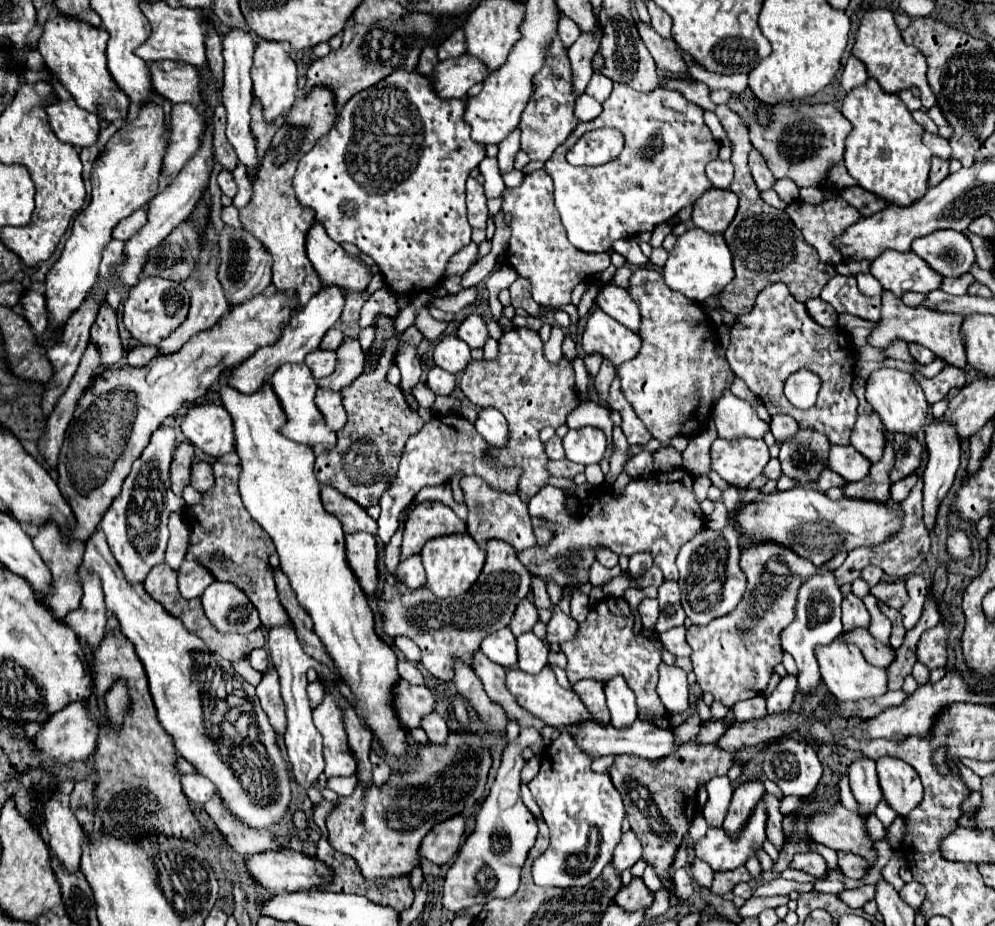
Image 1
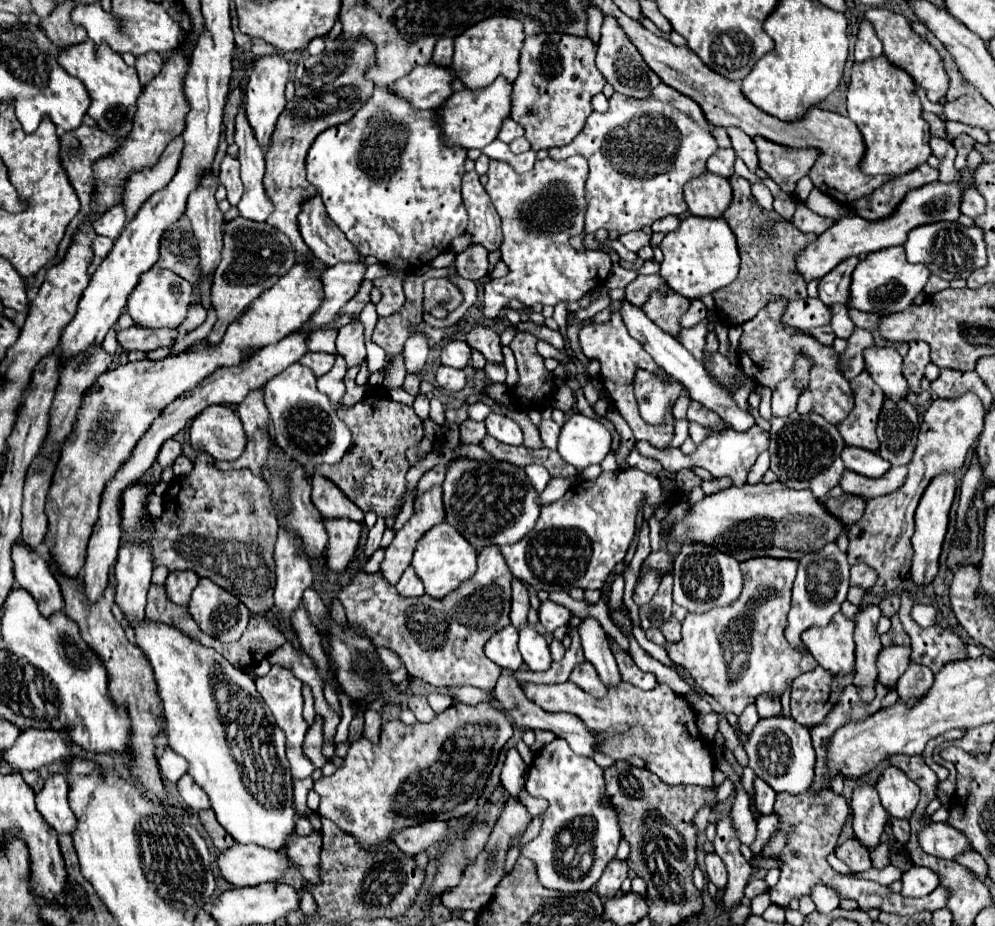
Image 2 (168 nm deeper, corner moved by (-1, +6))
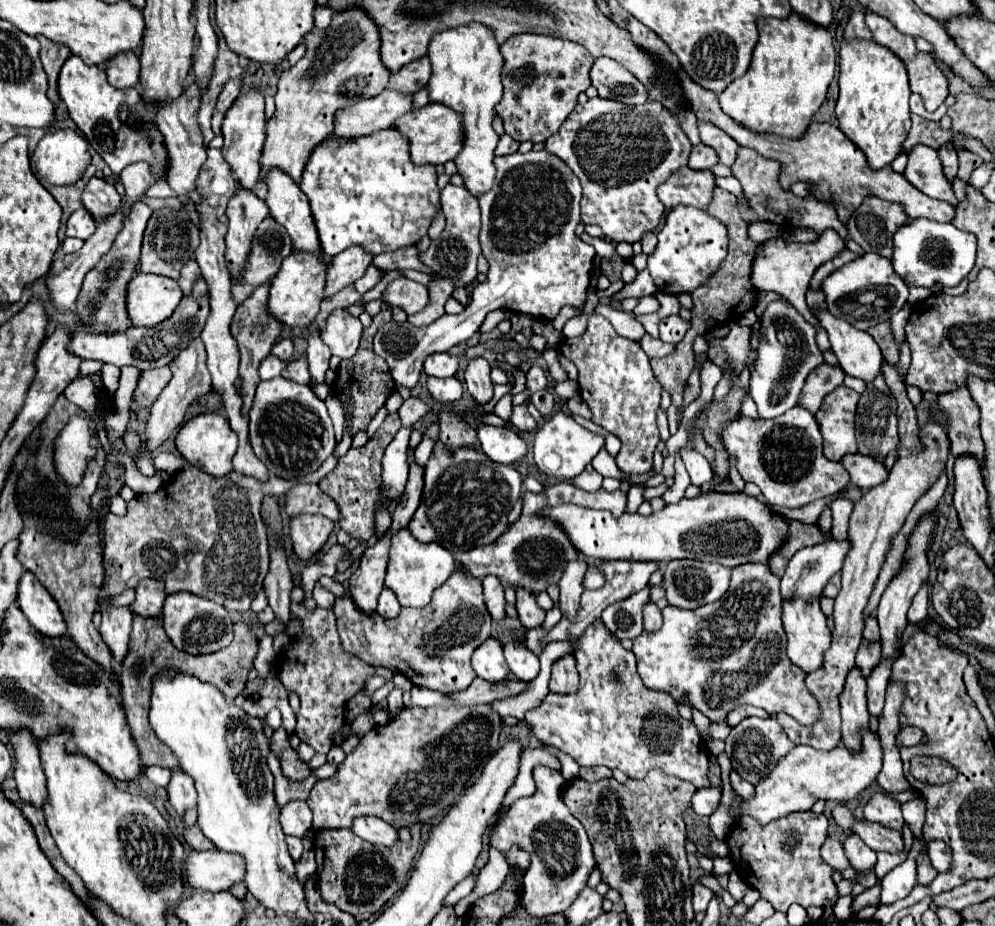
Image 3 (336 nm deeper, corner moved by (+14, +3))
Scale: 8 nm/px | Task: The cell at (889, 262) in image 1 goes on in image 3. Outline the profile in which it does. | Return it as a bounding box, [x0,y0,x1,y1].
[821,253,909,331]

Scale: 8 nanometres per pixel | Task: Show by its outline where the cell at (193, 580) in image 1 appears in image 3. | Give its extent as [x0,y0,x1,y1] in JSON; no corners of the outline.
[129,579,167,617]

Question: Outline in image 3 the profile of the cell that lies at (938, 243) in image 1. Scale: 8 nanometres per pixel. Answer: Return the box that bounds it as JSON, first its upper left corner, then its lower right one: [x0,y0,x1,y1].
[893,219,977,287]

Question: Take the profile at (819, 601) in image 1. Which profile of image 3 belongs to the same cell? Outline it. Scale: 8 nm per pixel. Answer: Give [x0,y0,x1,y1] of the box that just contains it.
[781,539,849,599]

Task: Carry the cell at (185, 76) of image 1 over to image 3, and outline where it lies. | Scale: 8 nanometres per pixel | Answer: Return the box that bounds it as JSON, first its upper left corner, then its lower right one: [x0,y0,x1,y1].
[105,51,139,89]

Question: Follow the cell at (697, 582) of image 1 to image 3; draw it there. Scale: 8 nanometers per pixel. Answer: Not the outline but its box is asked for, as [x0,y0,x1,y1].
[663,559,731,609]

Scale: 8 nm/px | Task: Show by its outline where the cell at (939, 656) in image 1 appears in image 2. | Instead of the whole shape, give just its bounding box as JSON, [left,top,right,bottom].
[912,604,936,628]

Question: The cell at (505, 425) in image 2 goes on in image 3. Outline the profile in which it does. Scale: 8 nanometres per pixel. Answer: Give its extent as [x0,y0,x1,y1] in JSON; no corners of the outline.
[477,425,527,465]

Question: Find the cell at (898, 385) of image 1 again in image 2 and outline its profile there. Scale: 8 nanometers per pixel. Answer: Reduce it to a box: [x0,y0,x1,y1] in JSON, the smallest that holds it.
[864,348,908,400]

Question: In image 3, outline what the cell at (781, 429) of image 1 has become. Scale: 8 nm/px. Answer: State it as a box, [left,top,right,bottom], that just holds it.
[749,301,825,419]

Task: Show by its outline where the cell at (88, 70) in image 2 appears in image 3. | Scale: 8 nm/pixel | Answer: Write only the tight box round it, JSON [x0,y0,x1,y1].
[59,55,167,183]

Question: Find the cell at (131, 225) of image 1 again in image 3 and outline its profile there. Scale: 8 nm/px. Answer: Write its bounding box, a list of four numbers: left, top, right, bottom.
[67,209,95,239]

